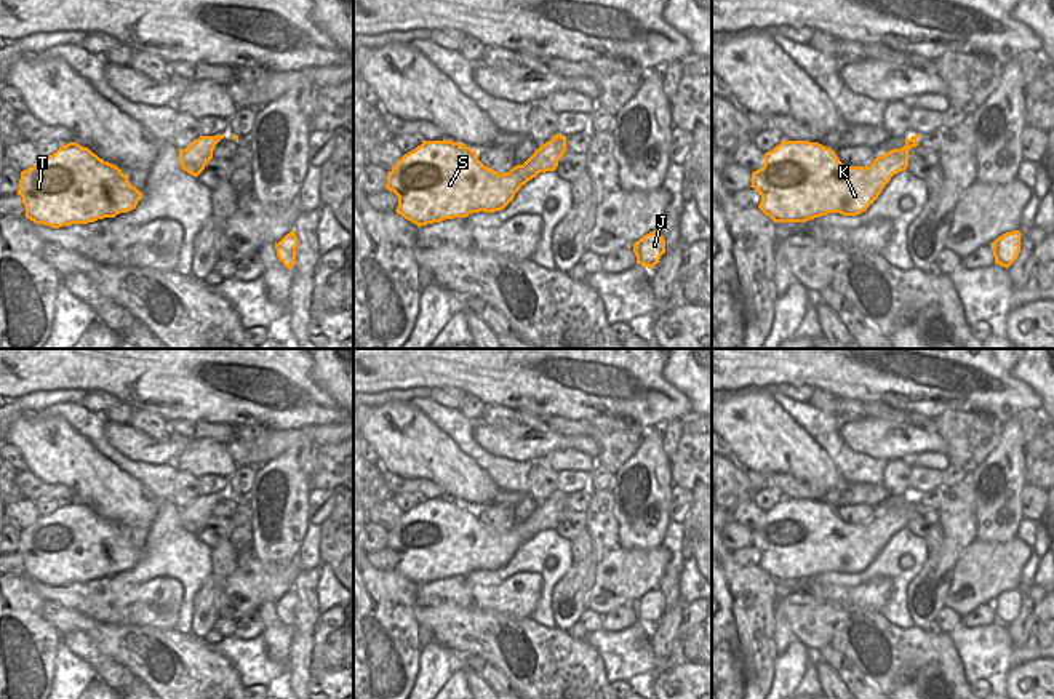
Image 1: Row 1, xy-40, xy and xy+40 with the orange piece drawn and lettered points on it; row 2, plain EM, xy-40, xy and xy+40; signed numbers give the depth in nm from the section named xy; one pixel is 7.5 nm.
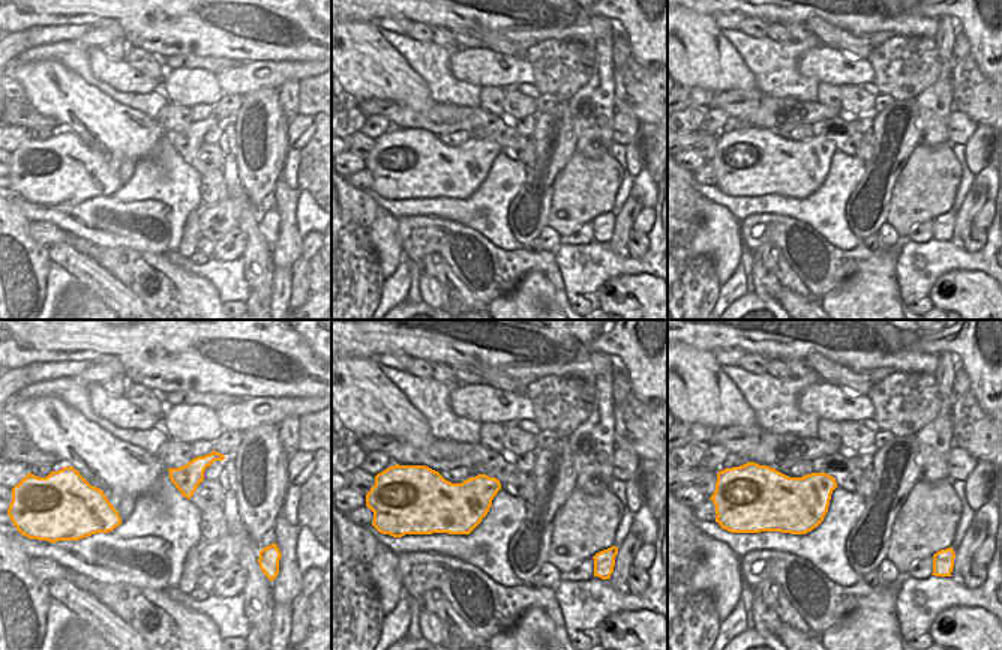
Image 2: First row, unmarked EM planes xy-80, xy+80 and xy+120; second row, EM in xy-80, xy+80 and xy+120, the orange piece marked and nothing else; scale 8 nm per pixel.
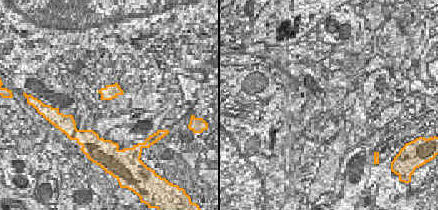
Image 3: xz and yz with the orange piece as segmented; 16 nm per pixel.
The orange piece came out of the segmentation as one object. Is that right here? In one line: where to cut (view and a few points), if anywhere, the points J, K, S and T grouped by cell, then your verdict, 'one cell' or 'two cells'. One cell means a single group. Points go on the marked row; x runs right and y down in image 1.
cut none; groups J K S T; one cell

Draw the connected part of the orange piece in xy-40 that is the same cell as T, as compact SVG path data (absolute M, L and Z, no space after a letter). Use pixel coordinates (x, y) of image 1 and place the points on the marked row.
M77 142L21 171L16 194L22 197L27 219L53 229L115 218L142 198L118 166Z

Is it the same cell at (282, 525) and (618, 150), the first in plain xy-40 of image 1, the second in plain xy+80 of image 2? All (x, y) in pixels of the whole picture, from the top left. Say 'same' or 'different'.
different

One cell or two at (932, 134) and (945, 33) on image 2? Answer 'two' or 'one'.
one

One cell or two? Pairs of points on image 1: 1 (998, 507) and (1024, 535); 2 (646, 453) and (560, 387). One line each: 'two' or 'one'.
1: two
2: two

